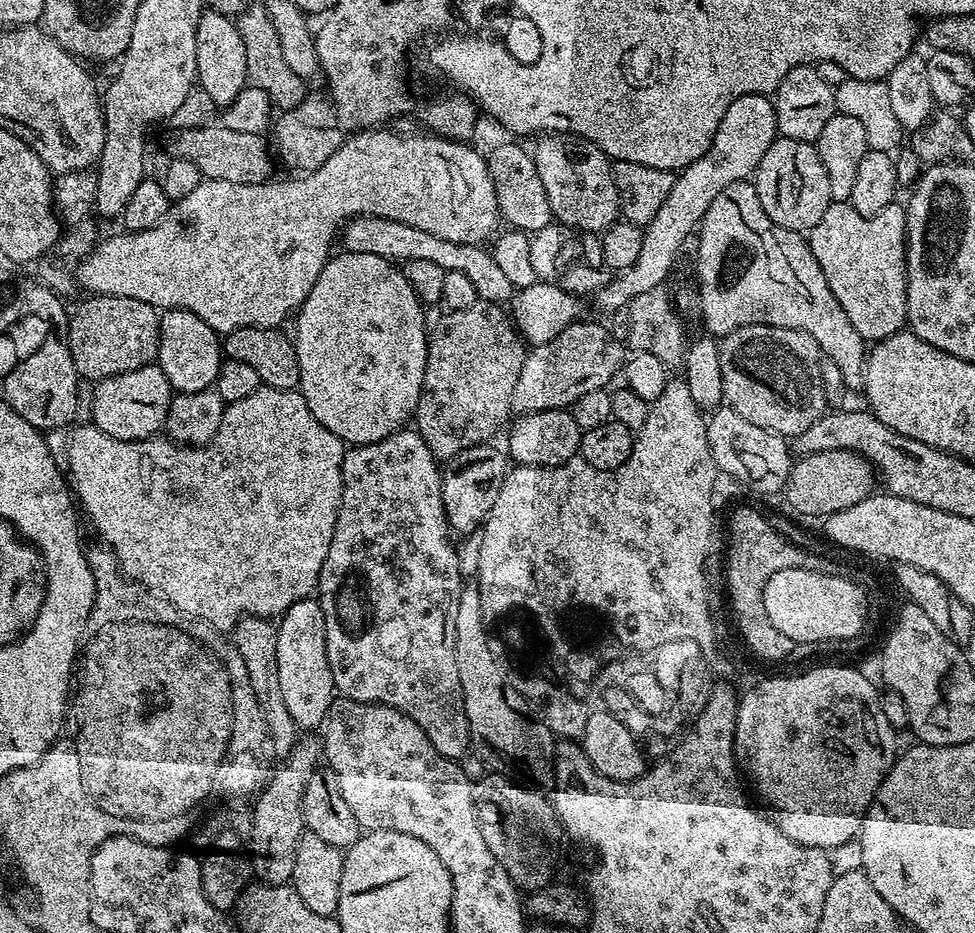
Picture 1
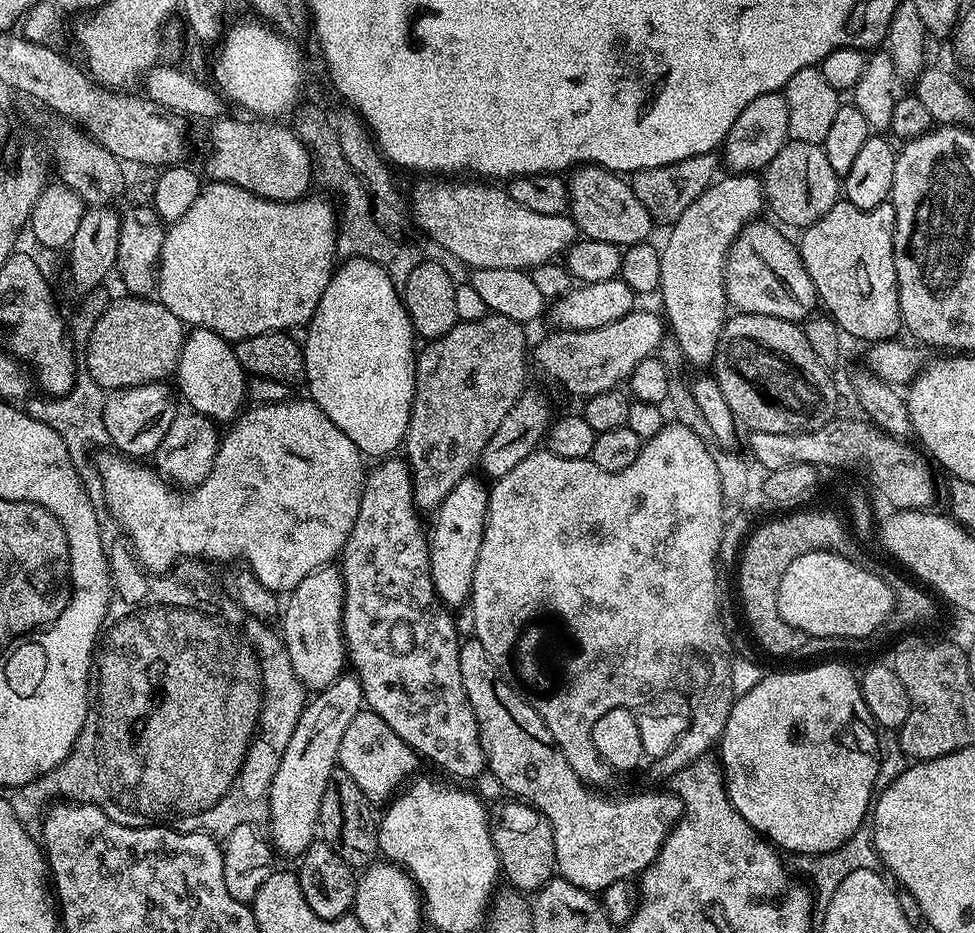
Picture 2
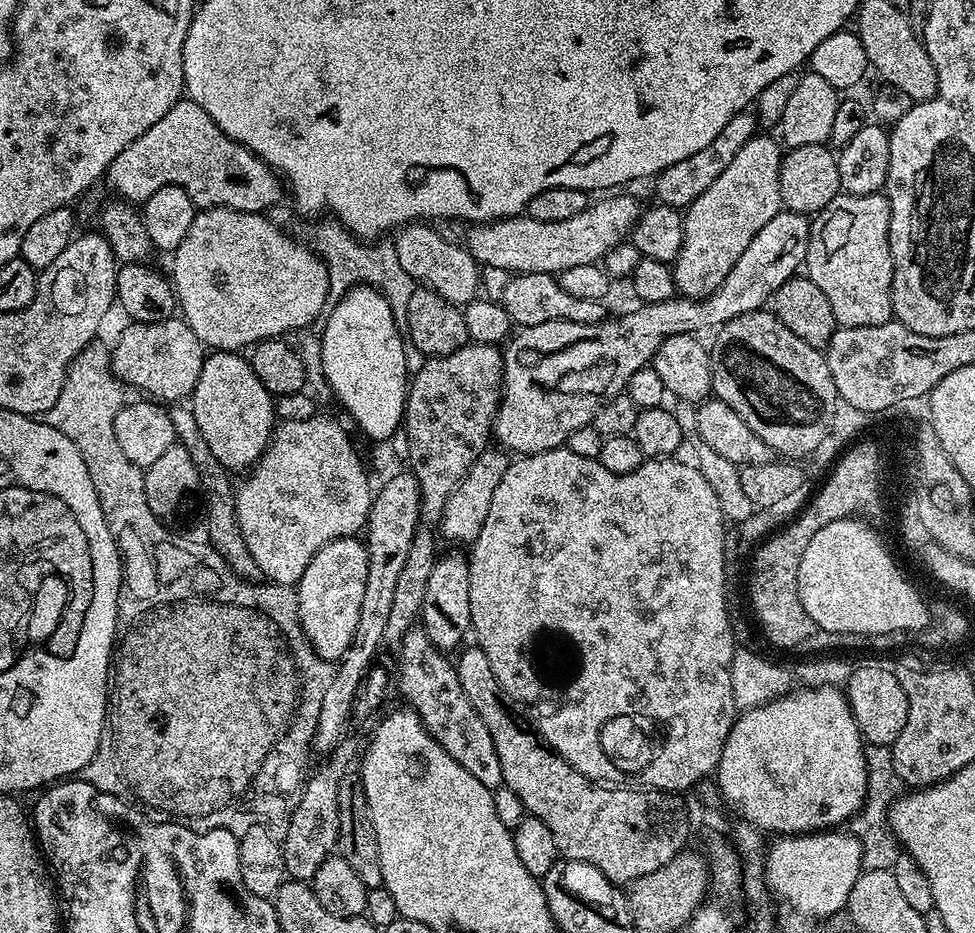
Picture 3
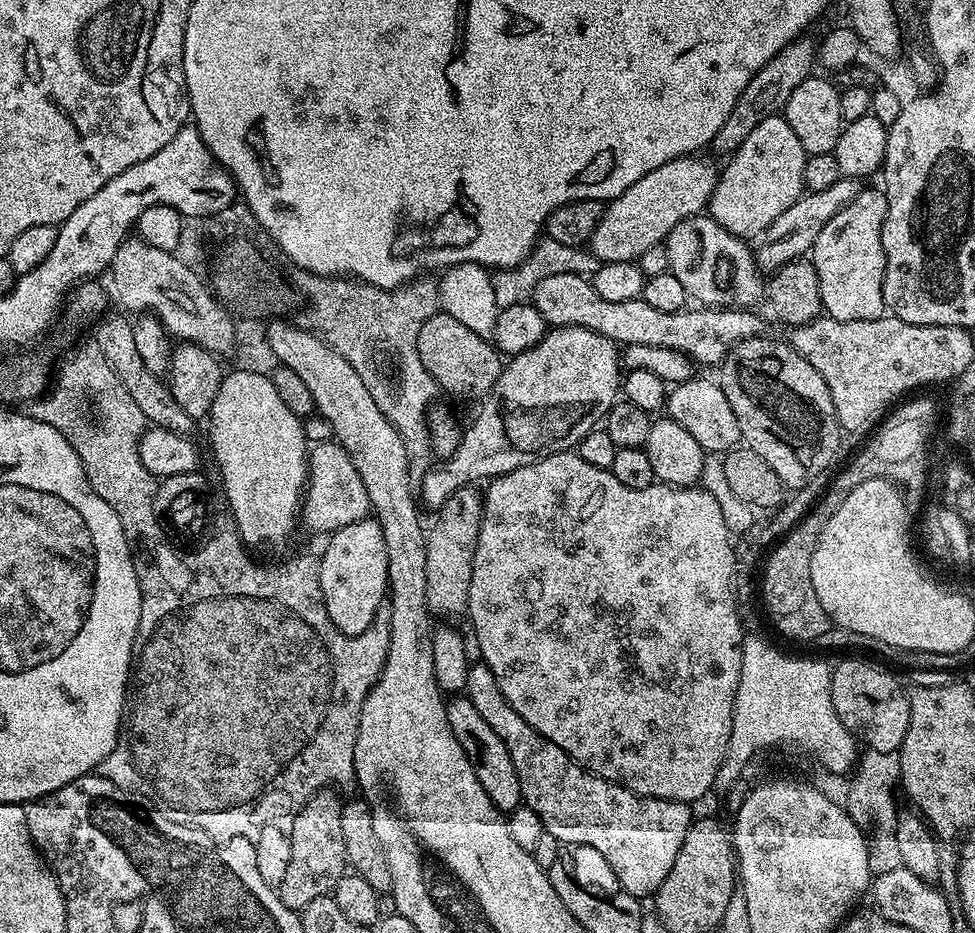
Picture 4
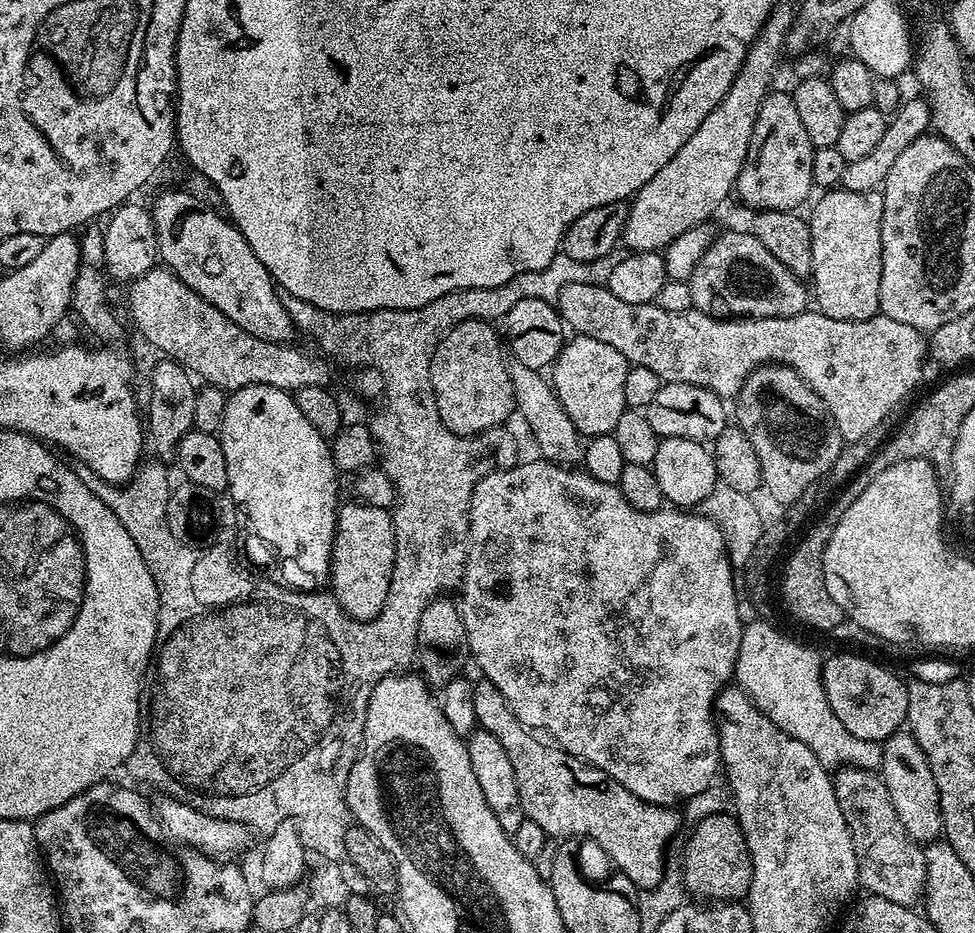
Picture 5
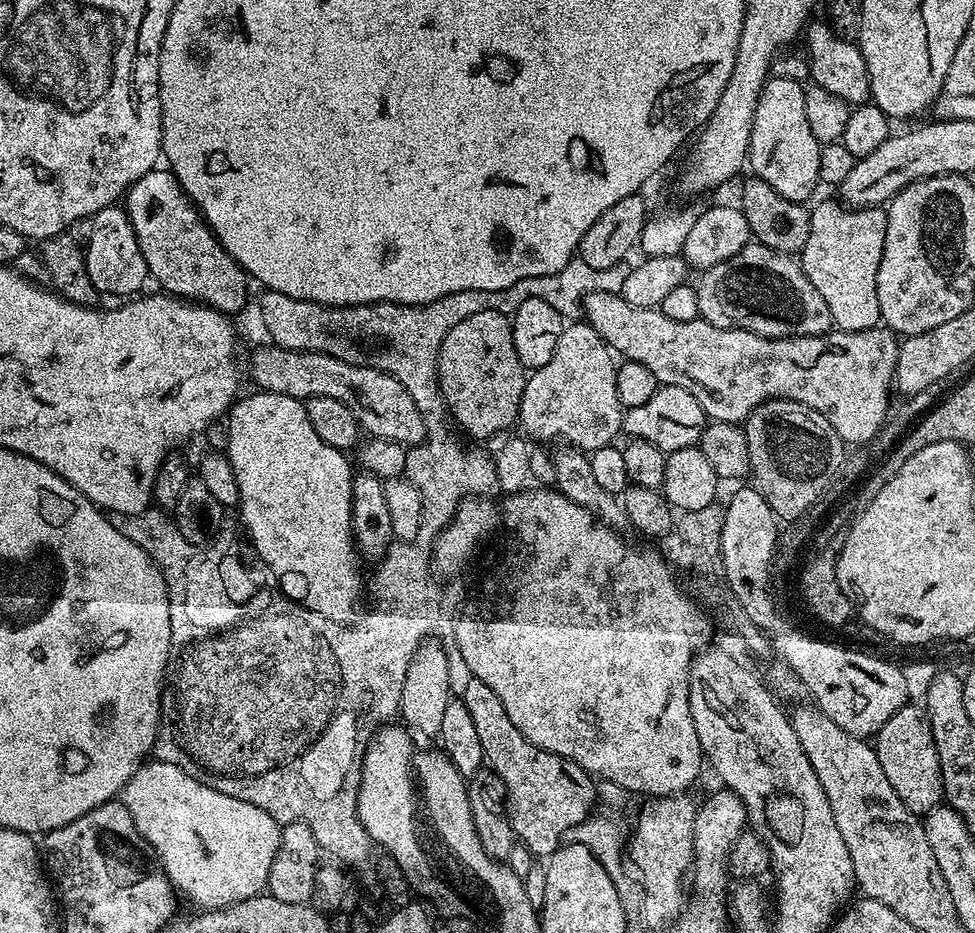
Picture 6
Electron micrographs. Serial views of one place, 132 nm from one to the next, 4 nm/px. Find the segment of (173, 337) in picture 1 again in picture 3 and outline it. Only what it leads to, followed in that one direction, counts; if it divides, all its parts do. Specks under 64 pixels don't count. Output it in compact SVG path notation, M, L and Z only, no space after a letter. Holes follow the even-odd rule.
M209 351L190 397L190 407L198 421L198 430L202 430L202 438L206 438L218 462L229 470L251 469L272 439L277 419L272 393L258 382L258 374L254 374L251 363L240 356L243 355L236 352Z

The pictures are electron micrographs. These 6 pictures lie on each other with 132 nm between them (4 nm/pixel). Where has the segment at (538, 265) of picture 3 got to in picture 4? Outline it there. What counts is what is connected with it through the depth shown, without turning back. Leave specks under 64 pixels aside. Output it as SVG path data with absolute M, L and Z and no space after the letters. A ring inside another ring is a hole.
M693 154L666 162L666 166L658 166L658 170L650 170L646 178L638 178L634 186L630 186L621 196L611 201L605 207L602 218L592 235L590 251L593 255L606 264L627 260L639 261L641 254L650 250L650 246L667 240L670 230L674 230L678 222L691 216L701 215L708 207L708 199L712 196L718 175L718 168L715 168L710 161L703 160L702 157L703 155Z

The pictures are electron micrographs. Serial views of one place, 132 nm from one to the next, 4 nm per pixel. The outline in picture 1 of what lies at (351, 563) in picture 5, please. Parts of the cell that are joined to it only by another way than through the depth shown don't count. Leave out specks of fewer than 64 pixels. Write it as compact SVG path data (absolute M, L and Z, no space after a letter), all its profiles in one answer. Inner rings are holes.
M309 598L306 600L299 600L294 602L294 606L290 606L290 610L286 610L284 615L279 617L276 624L276 633L278 634L278 687L282 689L282 702L286 702L286 710L290 712L290 718L294 718L297 729L304 730L304 728L319 729L324 721L328 718L328 711L331 710L334 703L334 693L336 687L334 686L334 678L330 674L330 662L326 662L326 622L324 621L324 613L326 611L325 605L322 606L316 601L316 598Z

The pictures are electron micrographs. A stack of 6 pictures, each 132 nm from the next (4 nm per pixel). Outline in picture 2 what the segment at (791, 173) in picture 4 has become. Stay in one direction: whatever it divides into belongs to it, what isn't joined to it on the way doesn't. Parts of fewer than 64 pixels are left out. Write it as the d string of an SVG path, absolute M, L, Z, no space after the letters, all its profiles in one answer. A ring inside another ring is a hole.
M724 174L719 177L702 195L694 198L686 210L682 210L682 218L671 225L668 241L660 248L662 262L662 278L658 289L658 297L664 303L663 319L670 329L671 339L675 340L680 348L681 357L688 360L696 370L713 363L716 358L718 338L722 338L724 323L730 315L728 295L724 289L724 263L728 257L728 248L735 240L736 235L765 211L763 183L752 174Z

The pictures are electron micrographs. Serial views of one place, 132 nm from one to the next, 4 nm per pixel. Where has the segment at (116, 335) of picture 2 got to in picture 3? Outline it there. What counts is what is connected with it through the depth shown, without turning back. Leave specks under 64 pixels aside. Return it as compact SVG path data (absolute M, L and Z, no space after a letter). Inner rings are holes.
M182 318L153 324L132 322L127 326L129 328L121 330L116 345L113 343L110 348L112 375L121 385L129 389L137 388L140 391L137 393L147 394L160 402L180 402L183 396L184 399L191 397L198 374L202 374L206 355L206 345L198 338L198 334L194 334L194 330L190 330Z

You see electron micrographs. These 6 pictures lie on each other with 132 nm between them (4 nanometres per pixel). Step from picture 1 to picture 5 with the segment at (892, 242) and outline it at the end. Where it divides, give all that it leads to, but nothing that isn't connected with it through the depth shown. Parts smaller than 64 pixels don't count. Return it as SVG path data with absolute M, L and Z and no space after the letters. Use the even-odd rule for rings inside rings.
M837 186L825 191L812 208L812 274L814 304L822 314L839 320L865 320L880 312L880 287L882 286L882 202L883 191L855 193Z

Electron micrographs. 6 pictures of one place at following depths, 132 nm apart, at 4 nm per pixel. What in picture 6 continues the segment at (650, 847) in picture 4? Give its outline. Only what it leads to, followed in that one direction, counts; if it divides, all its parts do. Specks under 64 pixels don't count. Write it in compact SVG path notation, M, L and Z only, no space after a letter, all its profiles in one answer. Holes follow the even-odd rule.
M475 678L469 681L468 685L463 685L462 699L466 710L470 710L474 727L478 729L478 742L482 742L487 767L497 772L508 791L508 811L512 817L512 828L519 843L525 844L532 851L533 857L547 858L560 847L572 827L578 826L593 815L592 803L598 800L597 785L592 785L593 777L585 772L582 766L571 764L566 758L542 750L534 746L534 742L527 740L522 730L518 730L518 726L510 722L510 714L506 714L506 710L502 707L502 698L498 698L498 694L494 694L494 690L486 686L486 682Z

